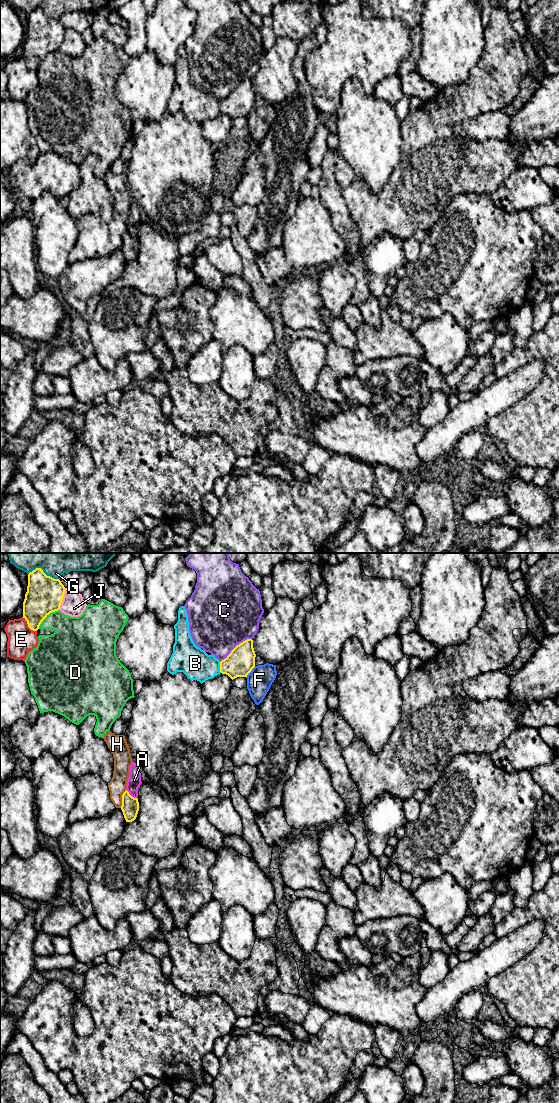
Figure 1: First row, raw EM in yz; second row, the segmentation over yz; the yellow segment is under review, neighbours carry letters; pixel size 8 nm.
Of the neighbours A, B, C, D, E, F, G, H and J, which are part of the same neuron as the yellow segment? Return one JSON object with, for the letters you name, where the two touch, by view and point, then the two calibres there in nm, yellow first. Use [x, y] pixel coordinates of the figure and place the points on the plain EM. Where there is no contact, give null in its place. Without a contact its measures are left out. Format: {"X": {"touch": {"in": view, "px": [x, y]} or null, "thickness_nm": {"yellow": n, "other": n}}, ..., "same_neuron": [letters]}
{"same_neuron": []}

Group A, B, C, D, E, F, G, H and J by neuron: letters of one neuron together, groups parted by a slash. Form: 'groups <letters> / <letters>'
groups A / B / C / D / E / F / G / H / J

